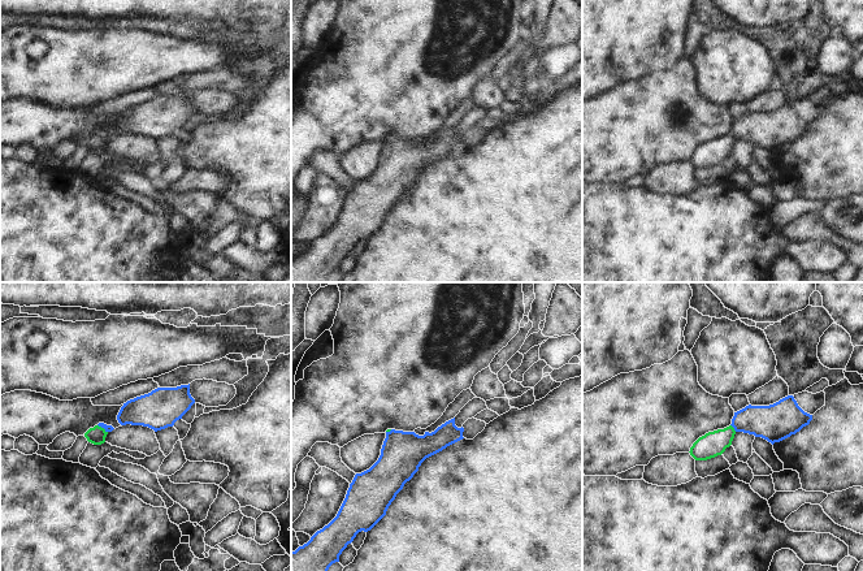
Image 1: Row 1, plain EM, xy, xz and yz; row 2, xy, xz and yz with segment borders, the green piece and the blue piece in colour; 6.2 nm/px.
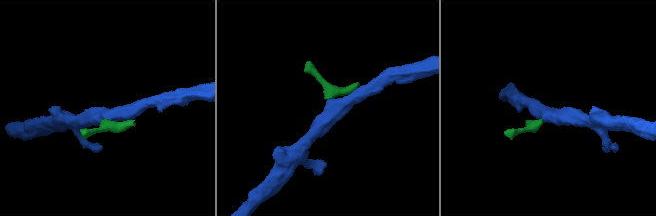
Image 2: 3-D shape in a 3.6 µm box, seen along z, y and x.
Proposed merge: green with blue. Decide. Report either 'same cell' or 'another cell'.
another cell

